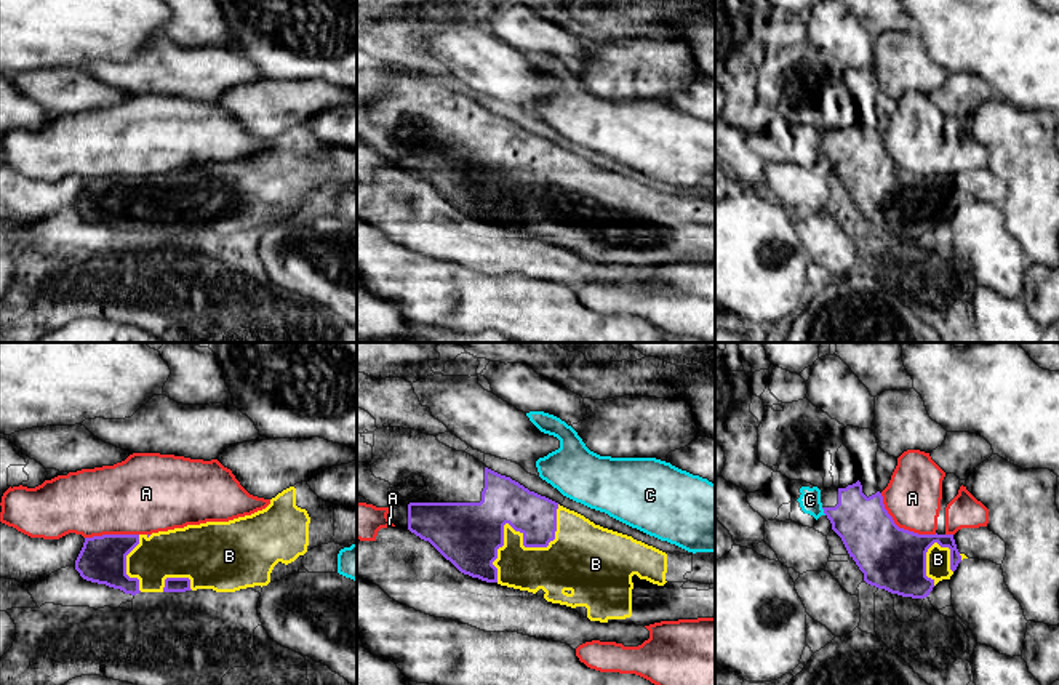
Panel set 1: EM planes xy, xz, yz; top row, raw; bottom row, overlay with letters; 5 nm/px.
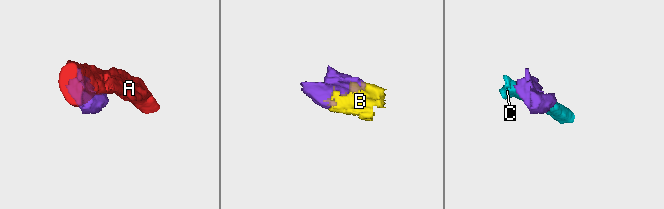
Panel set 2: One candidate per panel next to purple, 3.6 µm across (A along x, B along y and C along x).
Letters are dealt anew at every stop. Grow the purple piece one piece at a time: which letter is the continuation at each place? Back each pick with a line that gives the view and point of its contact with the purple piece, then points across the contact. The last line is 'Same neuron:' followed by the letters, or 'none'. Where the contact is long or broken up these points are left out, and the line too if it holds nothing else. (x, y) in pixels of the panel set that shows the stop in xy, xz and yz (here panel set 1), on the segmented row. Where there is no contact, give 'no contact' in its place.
B: meets purple in xz at (523, 535)
Same neuron: B

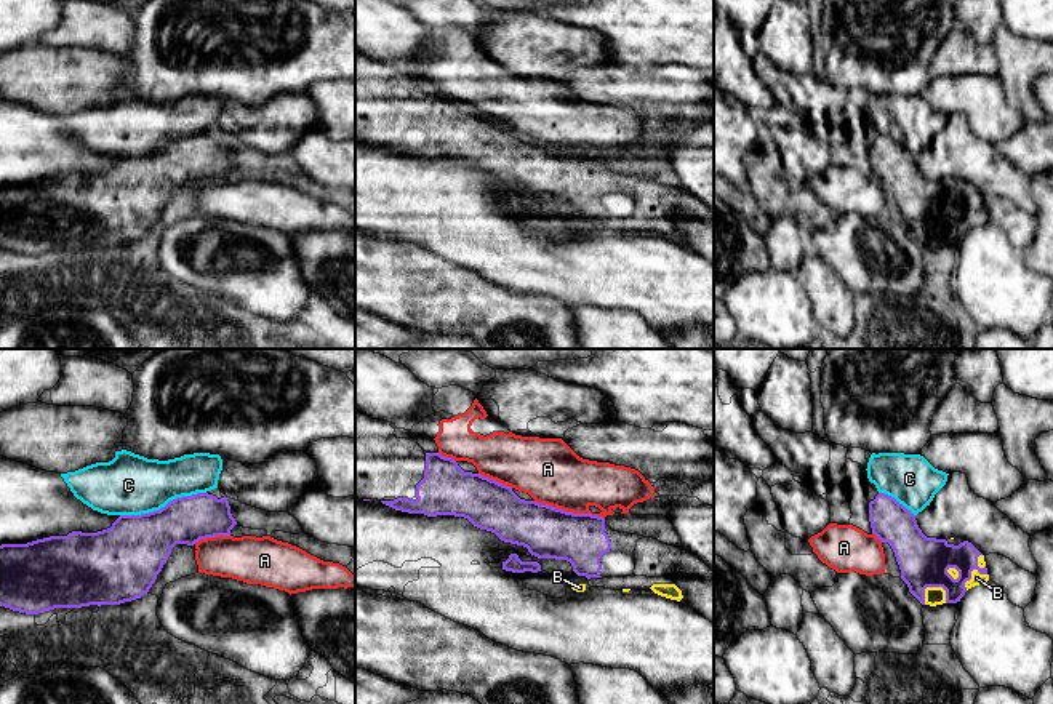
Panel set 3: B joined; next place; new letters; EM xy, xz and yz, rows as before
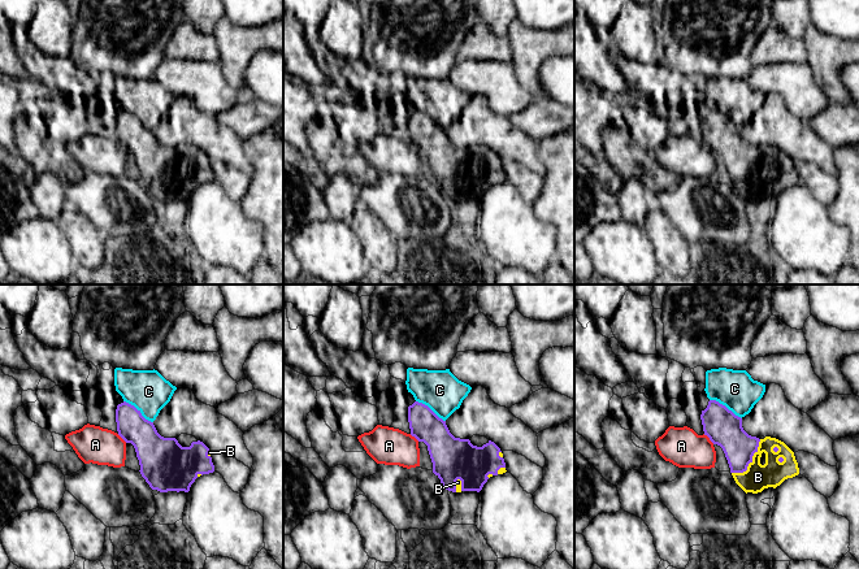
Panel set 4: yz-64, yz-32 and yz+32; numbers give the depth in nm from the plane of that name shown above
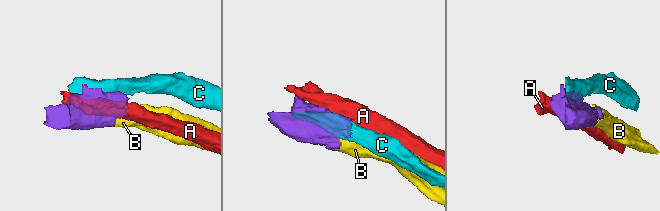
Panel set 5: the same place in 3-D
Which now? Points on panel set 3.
B: meets purple in yz at (972, 570)
Same neuron: B

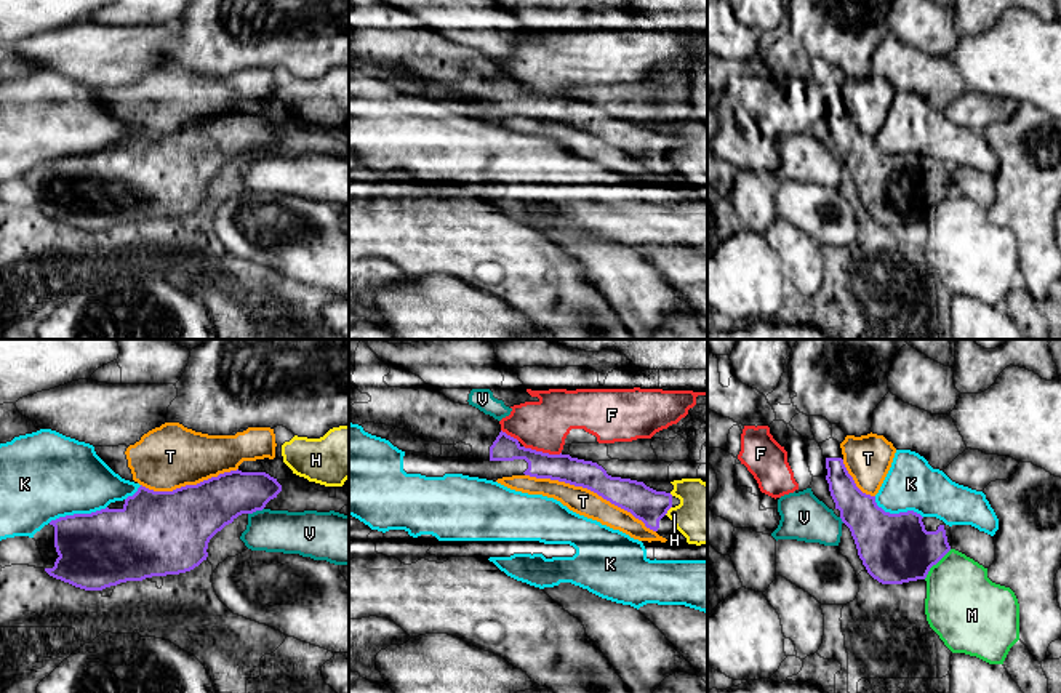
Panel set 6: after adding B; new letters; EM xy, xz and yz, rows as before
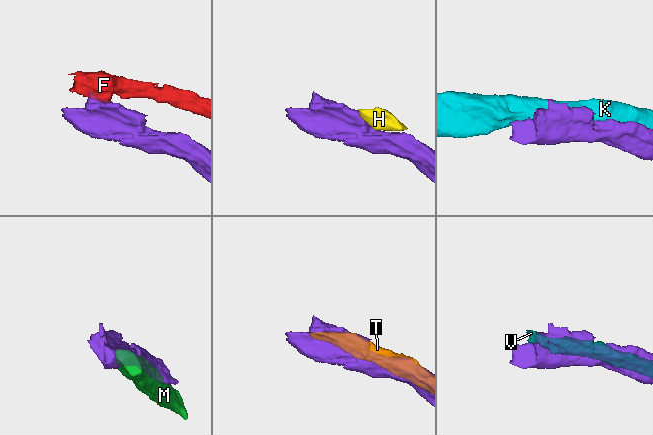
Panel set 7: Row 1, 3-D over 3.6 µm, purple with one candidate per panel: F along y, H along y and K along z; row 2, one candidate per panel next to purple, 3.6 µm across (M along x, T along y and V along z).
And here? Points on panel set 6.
Same neuron: none

